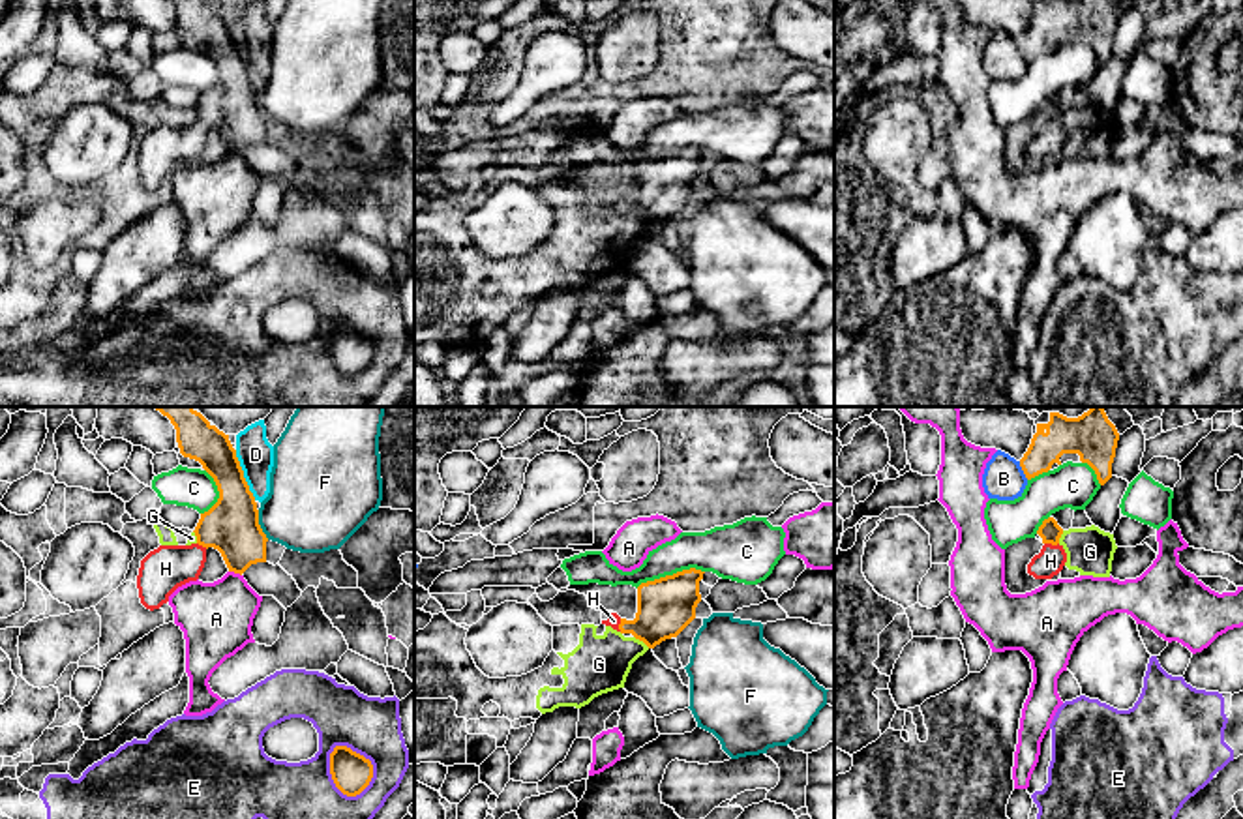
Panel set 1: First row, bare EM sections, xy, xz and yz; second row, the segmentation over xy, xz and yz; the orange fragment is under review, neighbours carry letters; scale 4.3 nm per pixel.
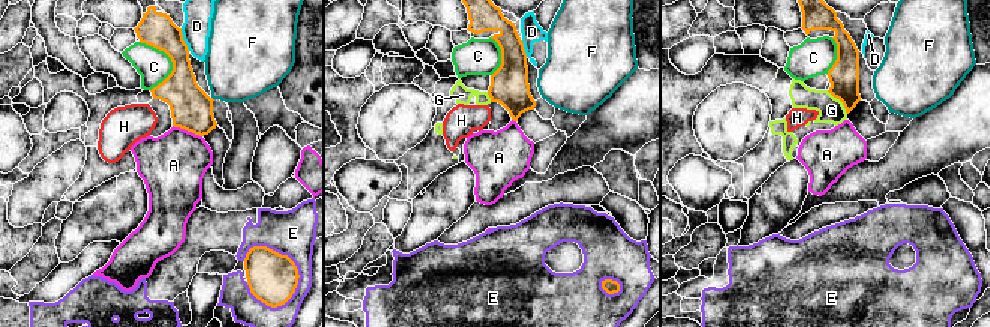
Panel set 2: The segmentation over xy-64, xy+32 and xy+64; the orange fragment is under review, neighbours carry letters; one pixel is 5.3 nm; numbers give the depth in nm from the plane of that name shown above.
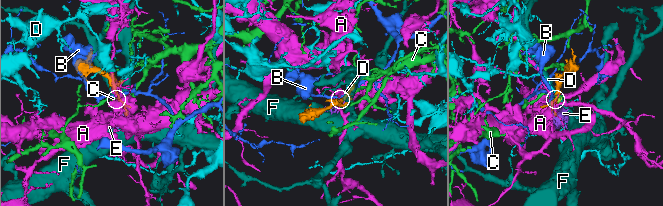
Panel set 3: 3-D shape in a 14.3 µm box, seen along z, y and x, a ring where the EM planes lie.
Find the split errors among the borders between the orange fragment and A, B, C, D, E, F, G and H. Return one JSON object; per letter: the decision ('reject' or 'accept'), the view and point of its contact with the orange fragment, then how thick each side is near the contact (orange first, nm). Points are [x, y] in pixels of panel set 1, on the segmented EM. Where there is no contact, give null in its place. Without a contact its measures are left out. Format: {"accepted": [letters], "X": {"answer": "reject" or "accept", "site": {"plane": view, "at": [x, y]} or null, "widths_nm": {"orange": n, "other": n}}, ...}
{"accepted": ["H"], "A": {"answer": "reject", "site": {"plane": "xy", "at": [235, 572]}, "widths_nm": {"orange": 240, "other": 300}}, "B": {"answer": "reject", "site": {"plane": "yz", "at": [1022, 469]}, "widths_nm": {"orange": 160, "other": 180}}, "C": {"answer": "reject", "site": {"plane": "xz", "at": [670, 576]}, "widths_nm": {"orange": 240, "other": 200}}, "D": {"answer": "reject", "site": {"plane": "xy", "at": [242, 475]}, "widths_nm": {"orange": 240, "other": 160}}, "E": {"answer": "reject", "site": {"plane": "xy", "at": [330, 773]}, "widths_nm": {"orange": 170, "other": 260}}, "F": {"answer": "reject", "site": {"plane": "xy", "at": [259, 525]}, "widths_nm": {"orange": 240, "other": 400}}, "G": {"answer": "reject", "site": {"plane": "xz", "at": [642, 640]}, "widths_nm": {"orange": 240, "other": 240}}, "H": {"answer": "accept", "site": {"plane": "yz", "at": [1052, 544]}, "widths_nm": {"orange": 90, "other": 120}}}

